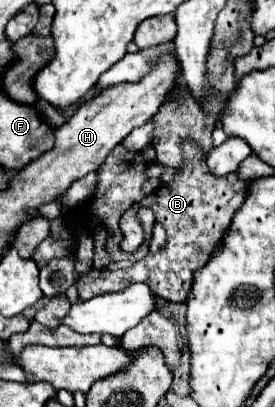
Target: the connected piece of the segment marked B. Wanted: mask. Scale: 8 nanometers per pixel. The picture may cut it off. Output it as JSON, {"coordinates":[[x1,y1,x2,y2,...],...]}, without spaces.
{"coordinates":[[184,144,184,168,176,172,170,184,160,184,152,194,144,196,140,202,154,210,156,222,166,230,166,244,158,254,148,254,128,270,90,270,80,276,76,288,80,300,90,300,104,292,120,292,130,284,146,282,152,292,168,302,184,302,194,280,194,272,202,268,210,256,220,248,224,234,230,228,234,212,244,204,248,194,248,180,240,180,236,172,228,176,212,176,208,172,206,160,200,160,200,148,196,144]]}

